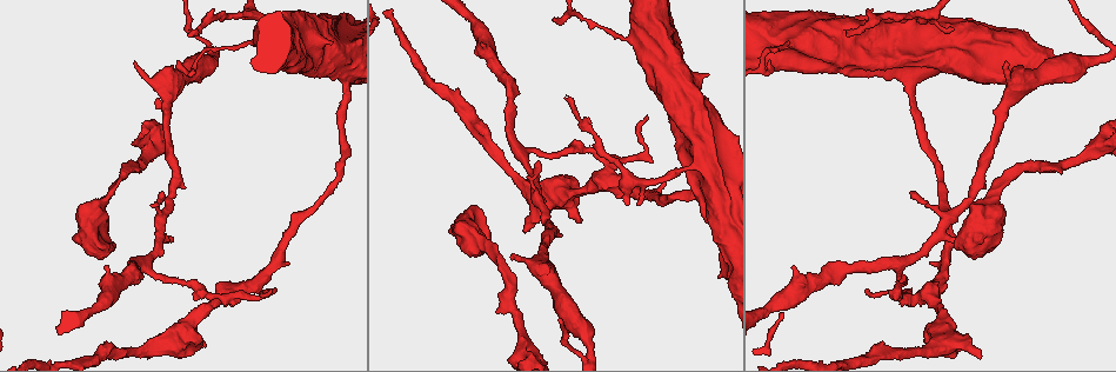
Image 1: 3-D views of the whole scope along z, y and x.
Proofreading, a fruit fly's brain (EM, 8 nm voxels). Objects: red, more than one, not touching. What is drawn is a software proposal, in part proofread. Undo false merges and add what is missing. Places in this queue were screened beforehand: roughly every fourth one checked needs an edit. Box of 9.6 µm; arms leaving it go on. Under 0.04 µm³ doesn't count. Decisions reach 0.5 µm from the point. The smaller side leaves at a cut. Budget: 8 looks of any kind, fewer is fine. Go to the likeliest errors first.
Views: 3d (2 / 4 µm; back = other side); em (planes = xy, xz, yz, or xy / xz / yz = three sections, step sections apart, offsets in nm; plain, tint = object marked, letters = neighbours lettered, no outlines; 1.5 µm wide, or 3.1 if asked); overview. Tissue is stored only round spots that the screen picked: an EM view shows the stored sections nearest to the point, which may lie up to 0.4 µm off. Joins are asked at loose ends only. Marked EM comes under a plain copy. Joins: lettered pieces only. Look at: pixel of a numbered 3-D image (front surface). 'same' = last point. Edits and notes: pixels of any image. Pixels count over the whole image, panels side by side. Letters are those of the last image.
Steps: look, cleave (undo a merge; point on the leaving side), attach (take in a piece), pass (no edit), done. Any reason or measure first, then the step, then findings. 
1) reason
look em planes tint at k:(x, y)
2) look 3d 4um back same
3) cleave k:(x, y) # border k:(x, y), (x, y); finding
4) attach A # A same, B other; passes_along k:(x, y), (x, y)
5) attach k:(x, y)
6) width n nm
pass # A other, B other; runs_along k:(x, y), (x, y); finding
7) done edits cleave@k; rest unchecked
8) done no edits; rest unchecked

free end
look 3d 4um at 1:(954, 244)

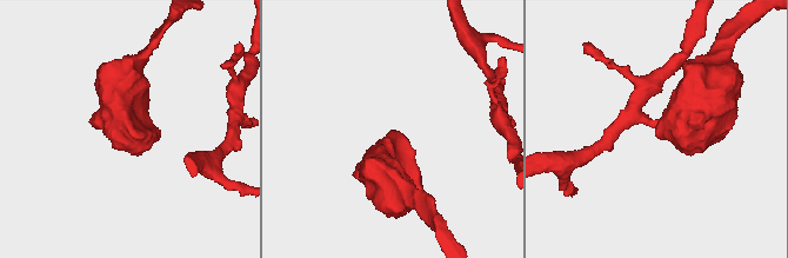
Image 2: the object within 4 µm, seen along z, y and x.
shape alone is not enough
look em planes tint at 2:(395, 130)

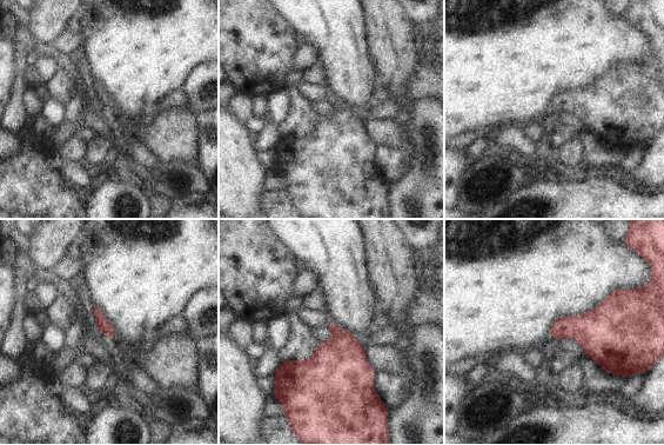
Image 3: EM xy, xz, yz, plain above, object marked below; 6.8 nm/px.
see the neighbours
look em planes letters same

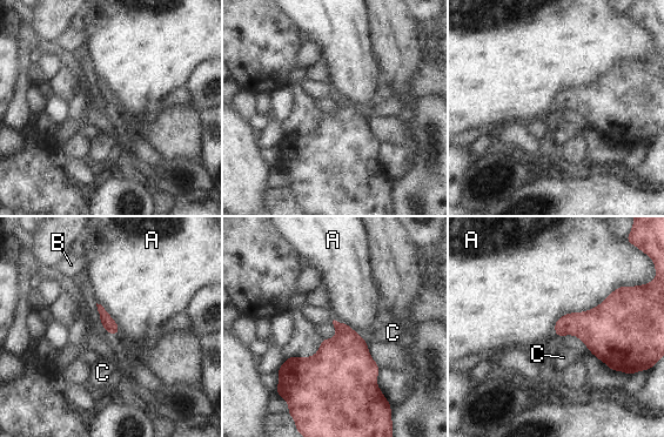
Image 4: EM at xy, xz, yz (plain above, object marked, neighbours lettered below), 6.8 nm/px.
longest_contact A 550 nm
pass # A other, B other, C other; none of them fits

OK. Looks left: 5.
long arm stops here
look 3d 2um at 1:(564, 98)

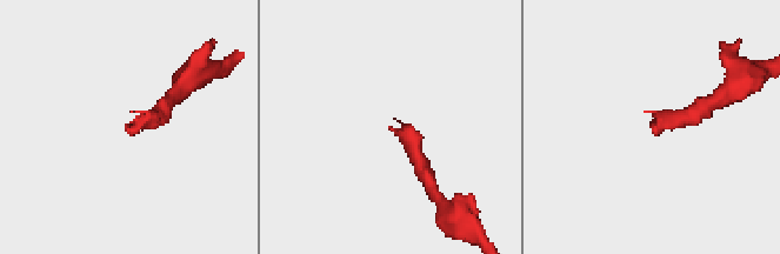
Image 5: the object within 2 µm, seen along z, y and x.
now the EM
look em xy step 8 letters at 5:(389, 126)

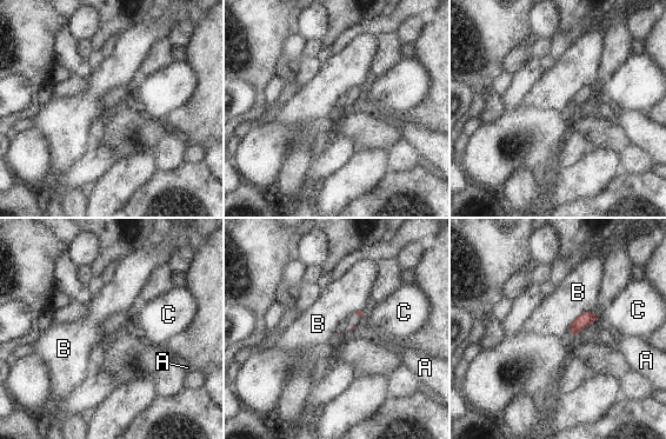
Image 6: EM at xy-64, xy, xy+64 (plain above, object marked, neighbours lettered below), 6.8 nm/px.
pass # A other, B other, C other; no lettered piece goes on from it

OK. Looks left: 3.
thin end
look em planes letters at 1:(268, 291)

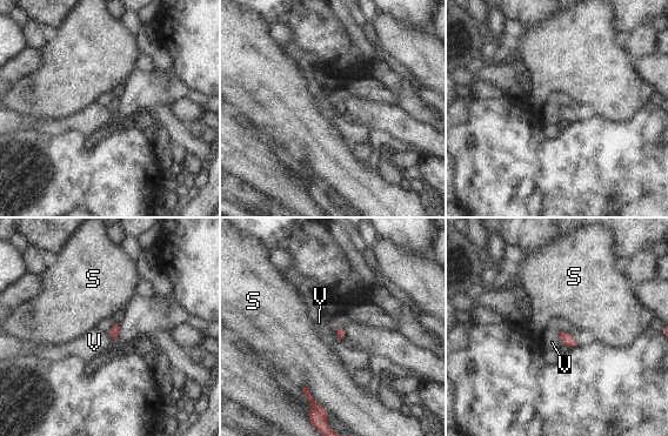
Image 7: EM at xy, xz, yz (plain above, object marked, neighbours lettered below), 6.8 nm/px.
pass # S other, V other; border 7:(556, 331), (561, 343); no lettered piece goes on from it

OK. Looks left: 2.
done no edits; rest unchecked

